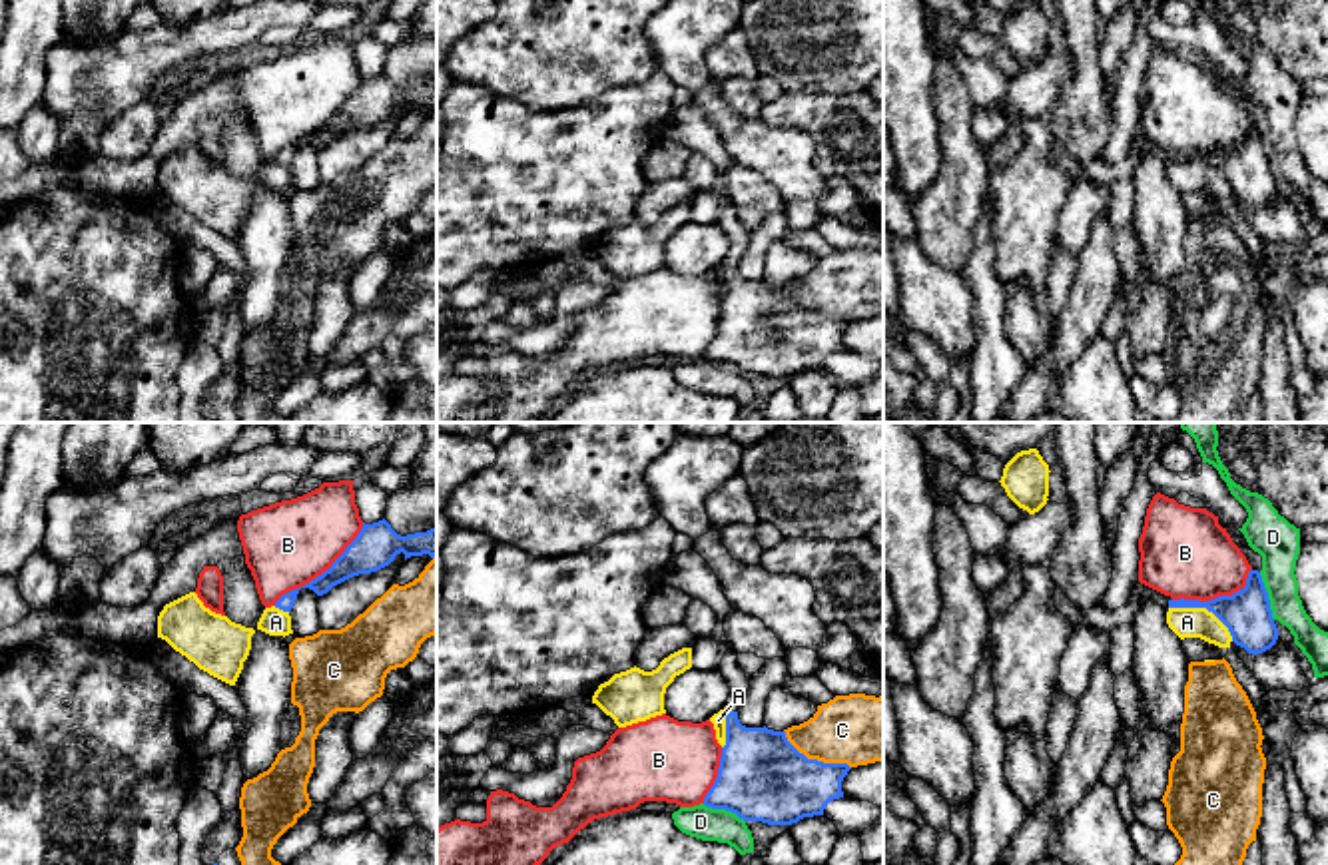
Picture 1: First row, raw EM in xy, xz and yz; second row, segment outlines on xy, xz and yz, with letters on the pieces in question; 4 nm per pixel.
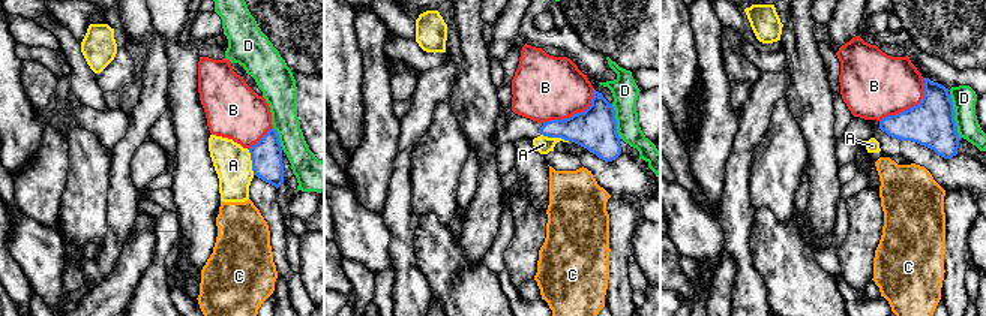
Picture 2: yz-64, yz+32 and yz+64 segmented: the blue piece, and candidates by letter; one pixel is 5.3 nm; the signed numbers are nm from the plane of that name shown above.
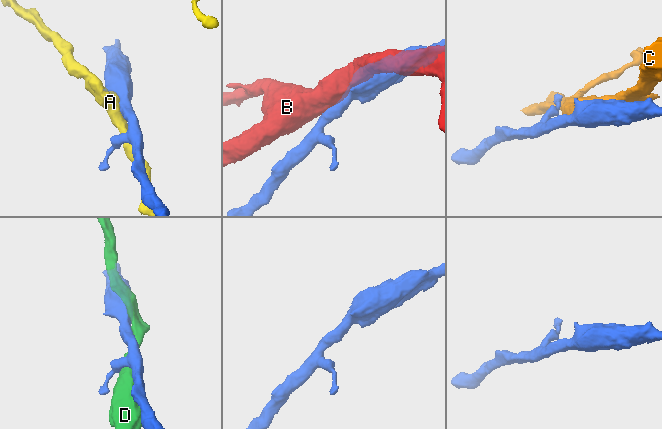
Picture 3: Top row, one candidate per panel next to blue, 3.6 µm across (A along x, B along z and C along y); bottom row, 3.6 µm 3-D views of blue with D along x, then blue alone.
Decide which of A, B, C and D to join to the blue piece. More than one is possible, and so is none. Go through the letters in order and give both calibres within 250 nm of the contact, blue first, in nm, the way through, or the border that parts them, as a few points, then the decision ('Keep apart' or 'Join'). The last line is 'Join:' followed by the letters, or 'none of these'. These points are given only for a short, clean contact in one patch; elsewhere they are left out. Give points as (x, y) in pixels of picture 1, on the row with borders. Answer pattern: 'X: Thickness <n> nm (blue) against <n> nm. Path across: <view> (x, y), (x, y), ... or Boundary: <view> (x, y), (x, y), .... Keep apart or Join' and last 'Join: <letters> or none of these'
A: Thickness 200 nm (blue) against 130 nm. Keep apart
B: Thickness 180 nm (blue) against 340 nm. Keep apart
C: Thickness 360 nm (blue) against 280 nm. Keep apart
D: Thickness 200 nm (blue) against 180 nm. Keep apart
Join: none of these

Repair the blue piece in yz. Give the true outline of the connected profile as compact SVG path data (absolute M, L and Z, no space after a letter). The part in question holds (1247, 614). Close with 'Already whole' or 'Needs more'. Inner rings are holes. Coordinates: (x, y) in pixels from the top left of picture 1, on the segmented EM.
M1250 570L1246 586L1232 596L1208 602L1168 600L1168 608L1206 608L1228 628L1232 642L1252 656L1270 650L1278 640L1268 592L1258 570Z. Already whole

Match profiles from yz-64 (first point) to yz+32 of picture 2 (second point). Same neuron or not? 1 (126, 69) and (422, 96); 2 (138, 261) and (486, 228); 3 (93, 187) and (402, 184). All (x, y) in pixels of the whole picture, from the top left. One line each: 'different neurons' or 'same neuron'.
1: same neuron
2: same neuron
3: different neurons

